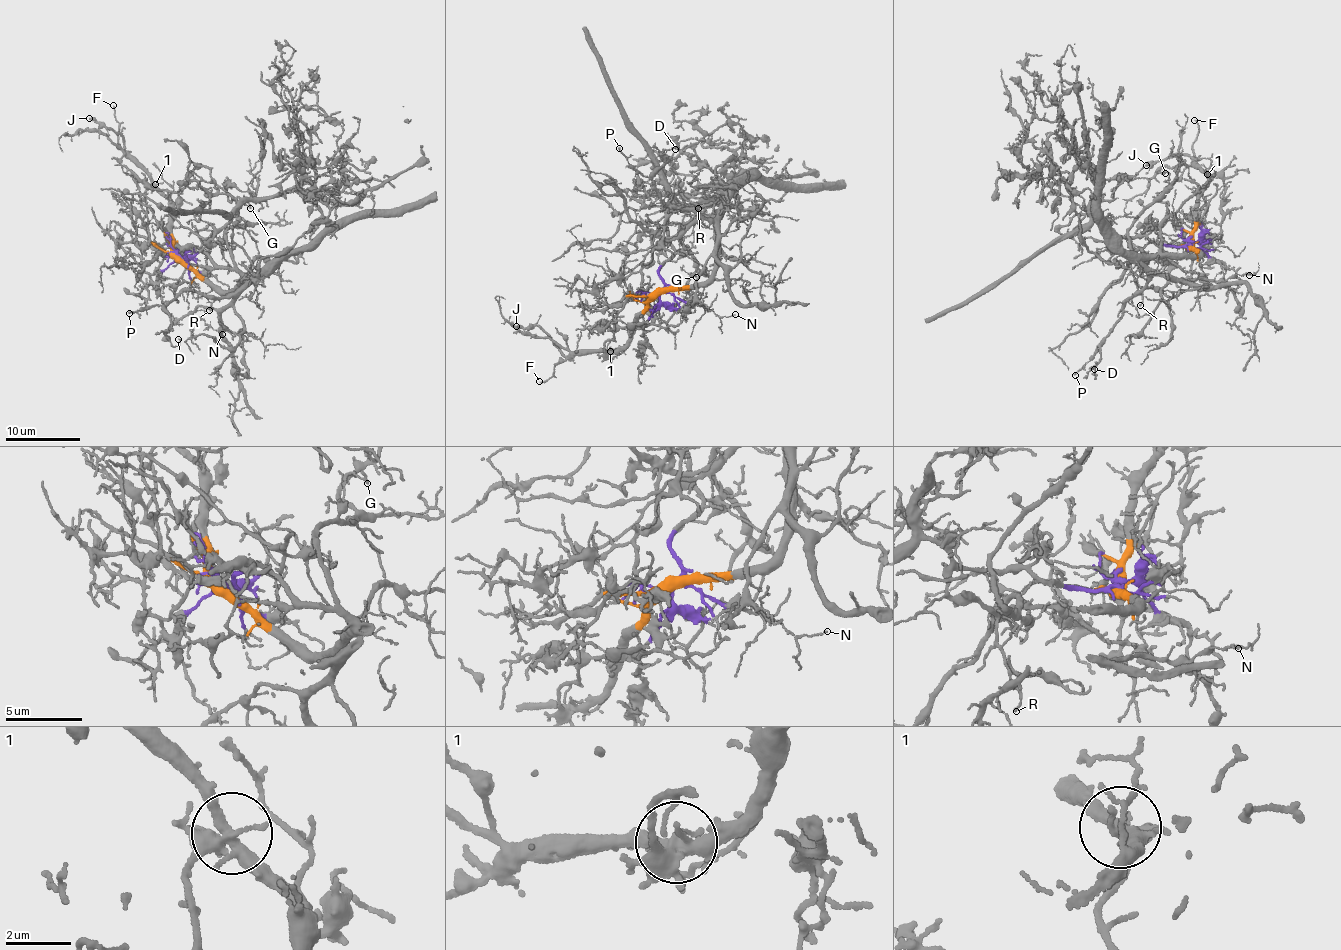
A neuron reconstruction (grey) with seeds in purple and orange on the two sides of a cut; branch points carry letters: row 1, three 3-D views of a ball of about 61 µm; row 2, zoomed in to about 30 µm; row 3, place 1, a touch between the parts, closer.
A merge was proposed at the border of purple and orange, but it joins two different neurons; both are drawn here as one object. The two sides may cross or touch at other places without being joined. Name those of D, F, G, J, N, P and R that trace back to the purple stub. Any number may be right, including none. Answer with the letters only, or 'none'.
none

